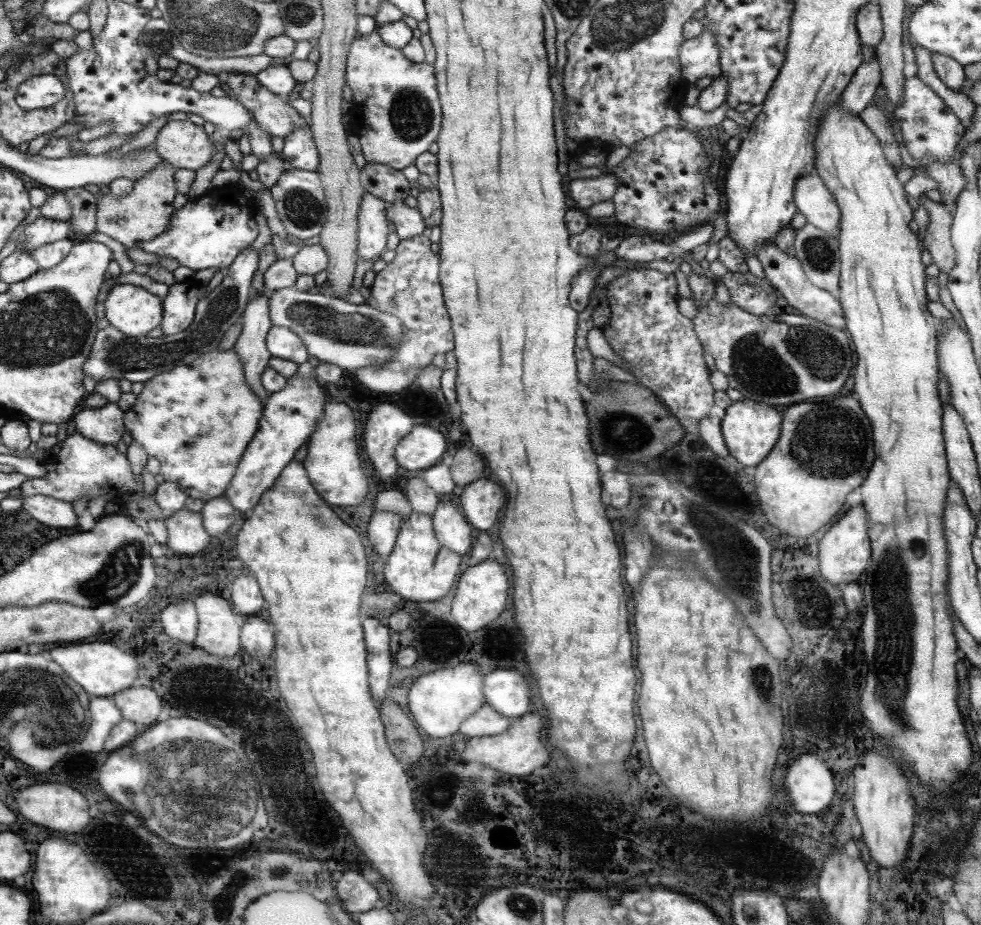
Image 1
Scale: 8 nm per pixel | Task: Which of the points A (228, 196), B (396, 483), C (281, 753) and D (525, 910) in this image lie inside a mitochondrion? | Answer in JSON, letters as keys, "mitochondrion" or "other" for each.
{"A":"other","B":"other","C":"other","D":"mitochondrion"}

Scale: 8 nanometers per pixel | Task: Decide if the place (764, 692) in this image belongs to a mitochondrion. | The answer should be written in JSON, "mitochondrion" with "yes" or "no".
{"mitochondrion":"yes"}

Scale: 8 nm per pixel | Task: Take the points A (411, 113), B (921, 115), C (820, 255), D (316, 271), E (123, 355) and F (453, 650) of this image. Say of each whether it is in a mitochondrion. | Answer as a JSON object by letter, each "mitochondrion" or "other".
{"A":"mitochondrion","B":"mitochondrion","C":"mitochondrion","D":"other","E":"mitochondrion","F":"other"}

